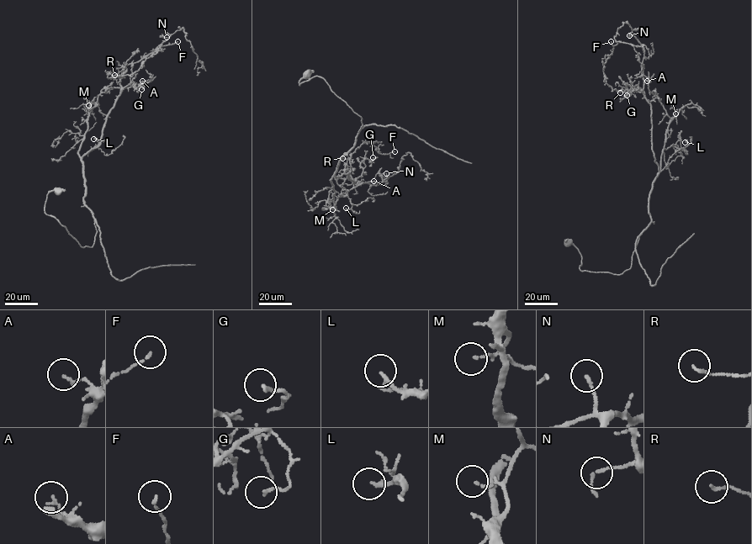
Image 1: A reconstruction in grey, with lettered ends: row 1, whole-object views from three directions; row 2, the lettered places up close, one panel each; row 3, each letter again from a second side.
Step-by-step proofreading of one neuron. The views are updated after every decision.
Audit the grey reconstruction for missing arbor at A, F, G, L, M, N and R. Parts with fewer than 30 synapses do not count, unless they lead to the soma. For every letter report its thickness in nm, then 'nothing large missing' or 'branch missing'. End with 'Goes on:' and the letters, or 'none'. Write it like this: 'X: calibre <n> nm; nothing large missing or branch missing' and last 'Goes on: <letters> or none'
A: calibre 140 nm; nothing large missing
F: calibre 120 nm; nothing large missing
G: calibre 140 nm; nothing large missing
L: calibre 170 nm; nothing large missing
M: calibre 90 nm; nothing large missing
N: calibre 130 nm; nothing large missing
R: calibre 120 nm; nothing large missing
Goes on: none

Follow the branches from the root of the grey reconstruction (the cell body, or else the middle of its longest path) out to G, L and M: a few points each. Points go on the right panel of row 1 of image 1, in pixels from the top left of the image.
G: (568, 242), (579, 270), (620, 274), (651, 221), (659, 168), (651, 107), (641, 91), (627, 95)
L: (568, 242), (580, 255), (581, 271), (617, 274), (629, 268), (638, 235), (651, 221), (652, 182), (685, 142)
M: (568, 242), (580, 255), (581, 271), (617, 274), (631, 267), (638, 235), (651, 221), (649, 193), (675, 113)

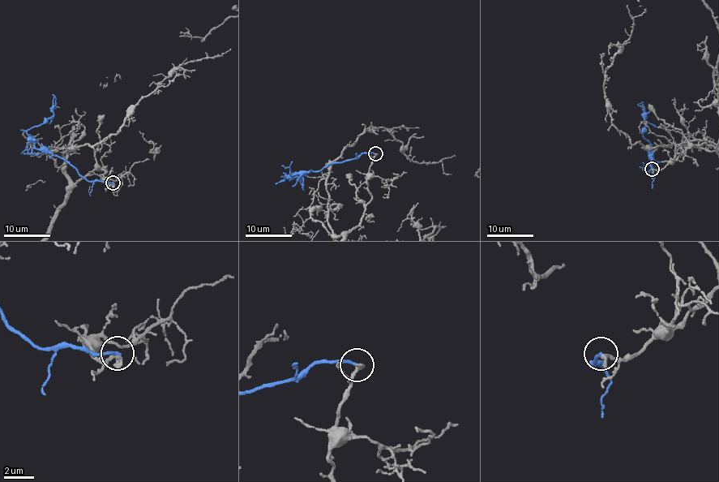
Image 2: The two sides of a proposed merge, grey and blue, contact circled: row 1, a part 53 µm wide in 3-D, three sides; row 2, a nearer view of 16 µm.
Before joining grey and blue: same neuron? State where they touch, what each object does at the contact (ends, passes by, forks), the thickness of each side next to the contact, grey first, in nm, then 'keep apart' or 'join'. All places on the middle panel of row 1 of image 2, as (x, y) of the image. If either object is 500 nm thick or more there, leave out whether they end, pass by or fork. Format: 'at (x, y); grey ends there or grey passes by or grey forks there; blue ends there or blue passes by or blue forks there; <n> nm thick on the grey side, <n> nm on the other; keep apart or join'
at (375, 153); grey ends there; blue ends there; 300 nm thick on the grey side, 200 nm on the other; keep apart

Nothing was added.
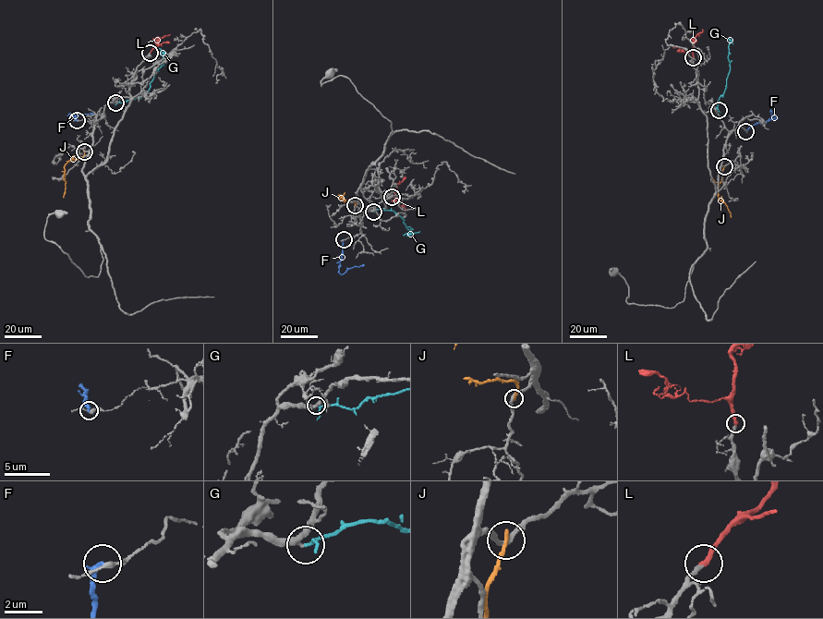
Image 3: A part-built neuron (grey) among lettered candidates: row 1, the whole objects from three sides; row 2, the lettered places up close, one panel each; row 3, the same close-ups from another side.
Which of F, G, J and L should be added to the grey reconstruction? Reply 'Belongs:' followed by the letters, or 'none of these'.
Belongs: G, L

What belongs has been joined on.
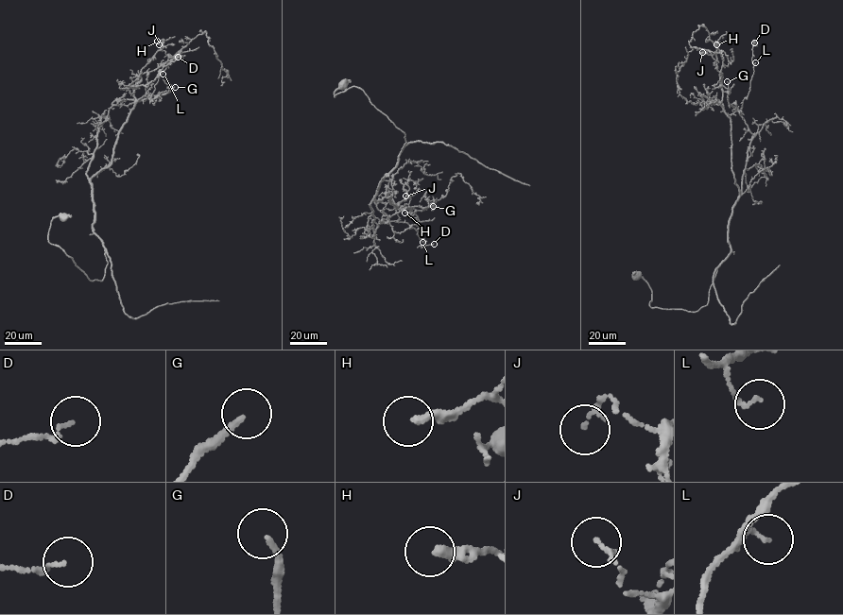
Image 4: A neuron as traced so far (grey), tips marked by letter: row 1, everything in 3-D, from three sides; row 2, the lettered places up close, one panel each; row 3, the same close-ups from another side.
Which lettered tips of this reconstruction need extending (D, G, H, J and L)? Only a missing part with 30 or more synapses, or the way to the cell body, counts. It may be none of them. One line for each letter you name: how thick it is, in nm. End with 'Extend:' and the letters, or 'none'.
G: 190 nm thick
Extend: G

